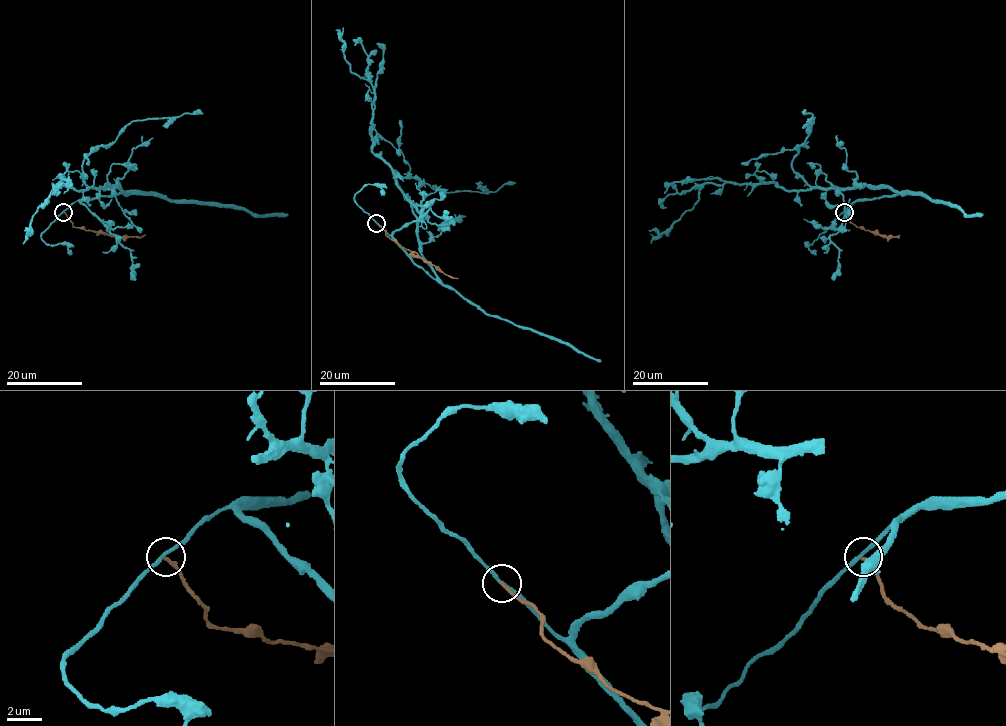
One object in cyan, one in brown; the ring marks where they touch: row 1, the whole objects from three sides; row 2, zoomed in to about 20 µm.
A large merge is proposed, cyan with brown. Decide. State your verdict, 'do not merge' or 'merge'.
do not merge

